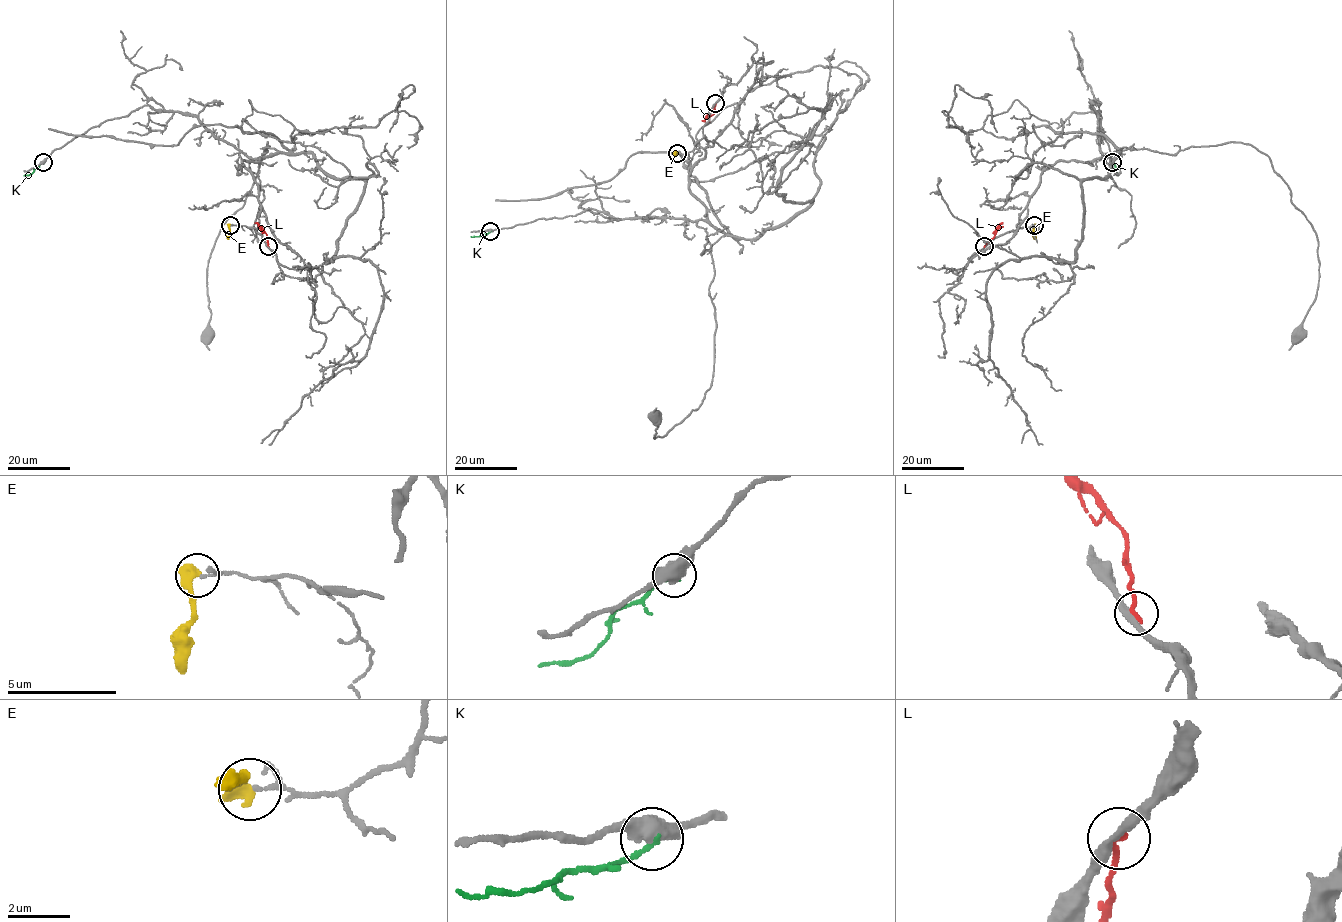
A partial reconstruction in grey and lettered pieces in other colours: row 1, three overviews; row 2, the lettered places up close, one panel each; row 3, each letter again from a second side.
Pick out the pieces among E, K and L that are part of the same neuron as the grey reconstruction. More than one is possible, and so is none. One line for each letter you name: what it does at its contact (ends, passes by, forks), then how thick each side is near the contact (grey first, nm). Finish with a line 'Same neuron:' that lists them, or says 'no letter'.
Same neuron: no letter

